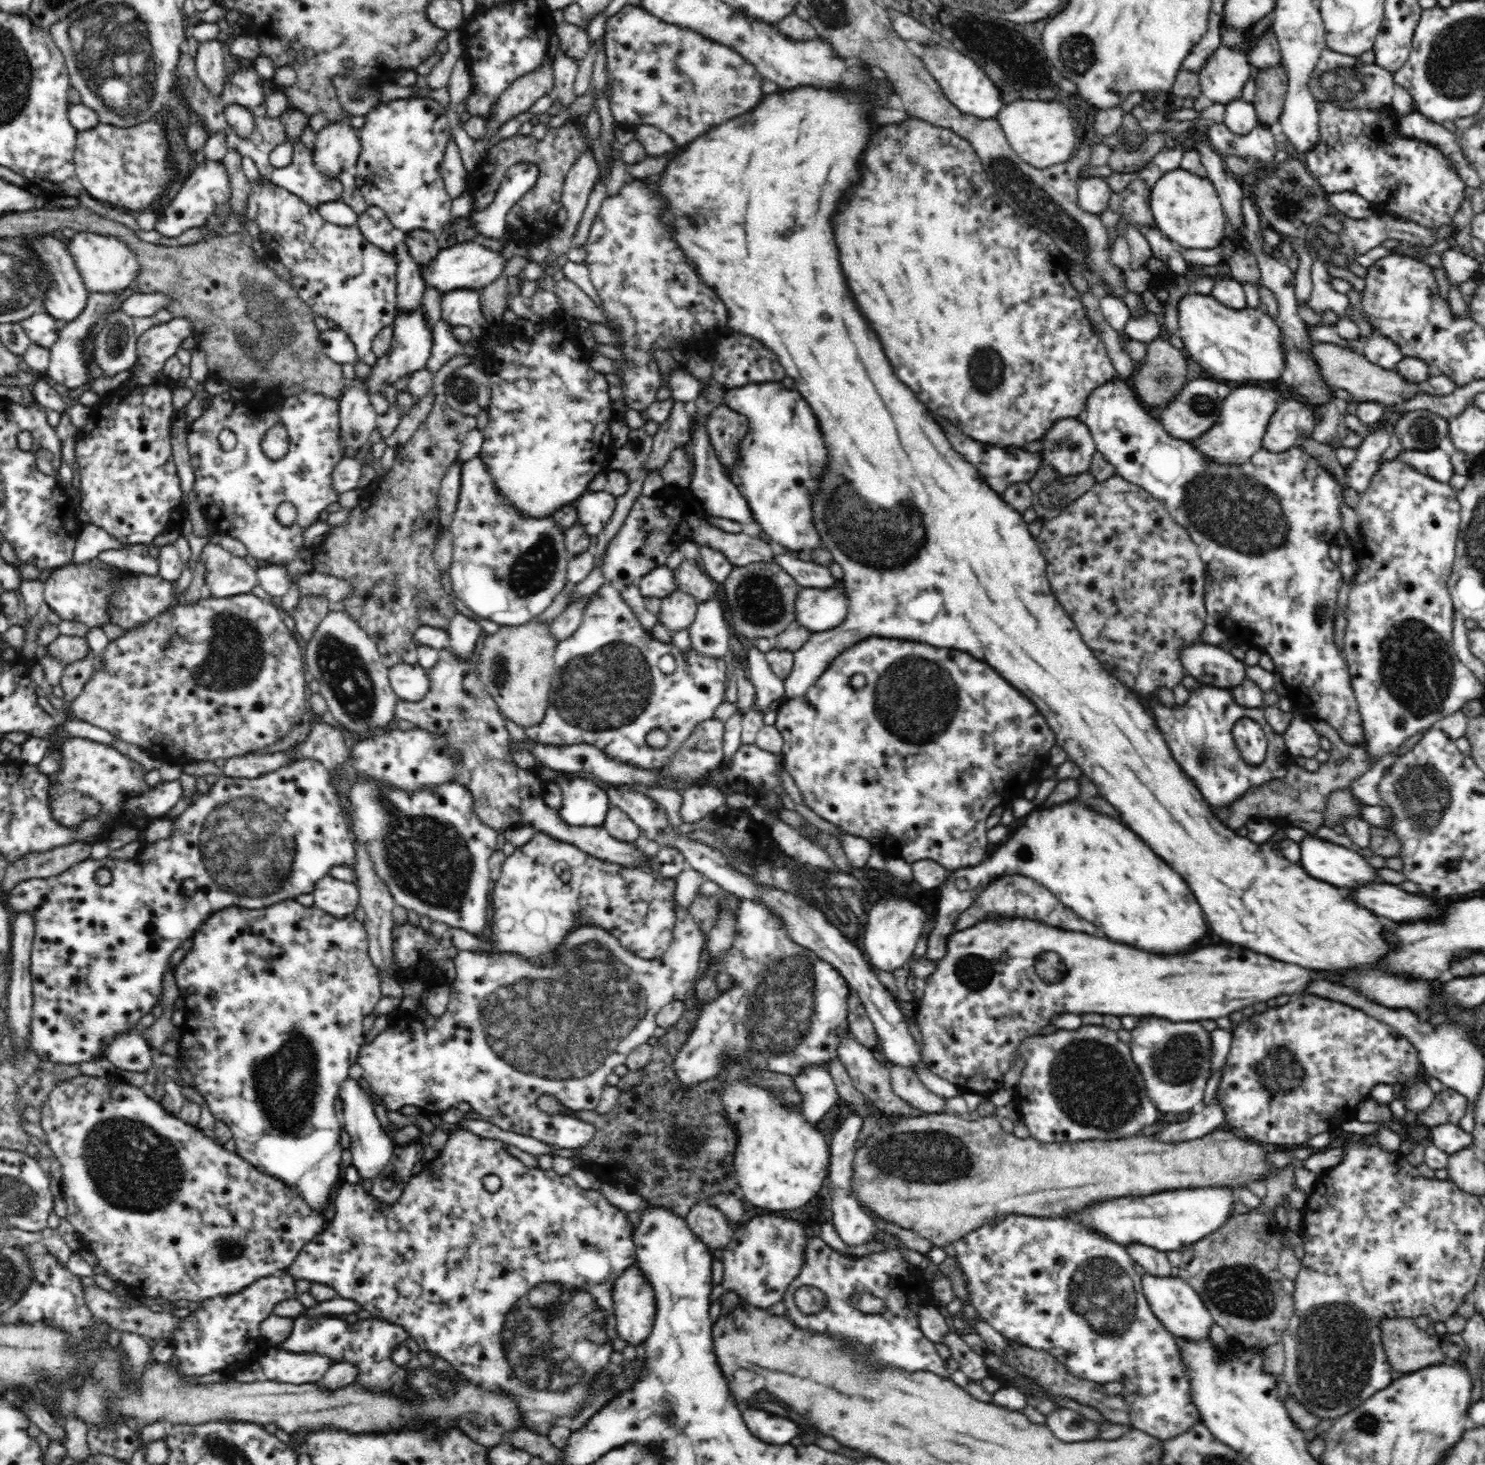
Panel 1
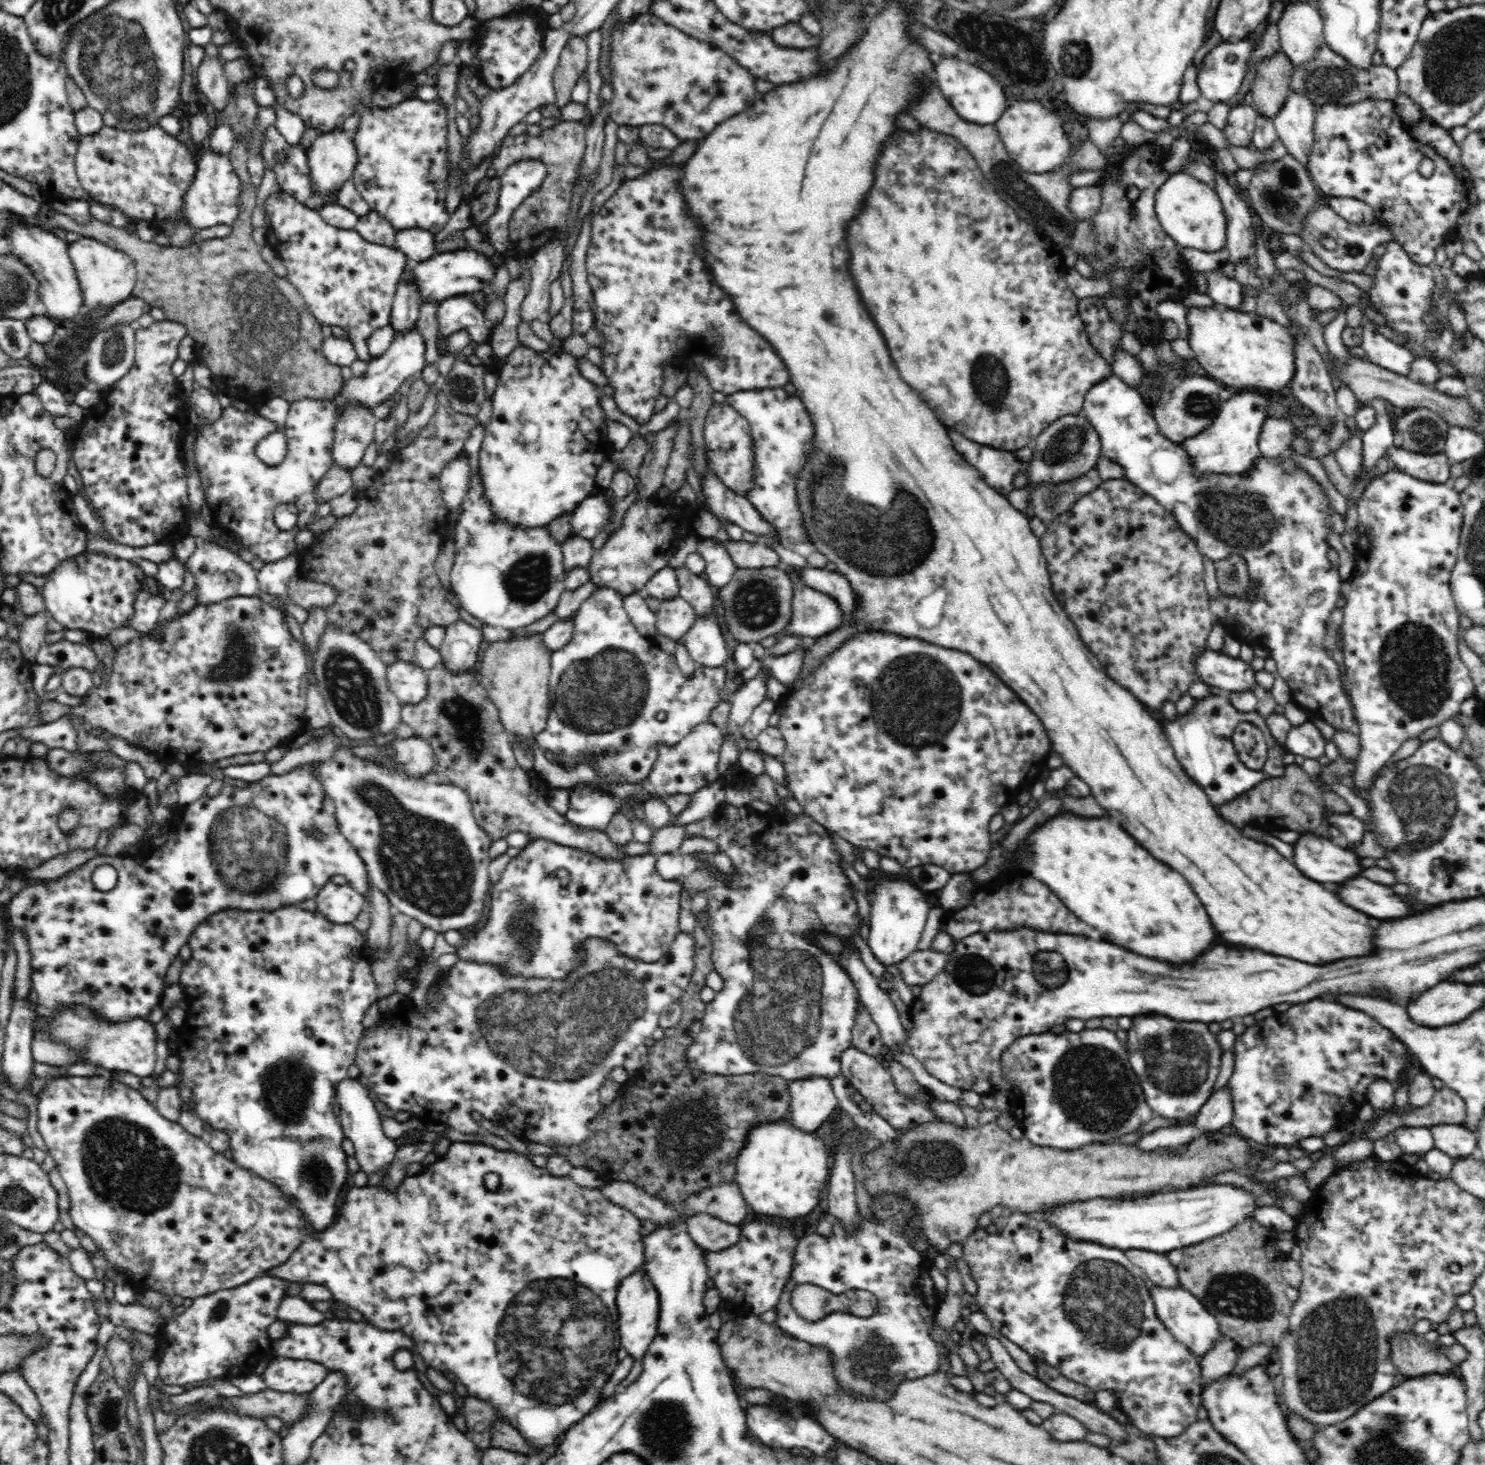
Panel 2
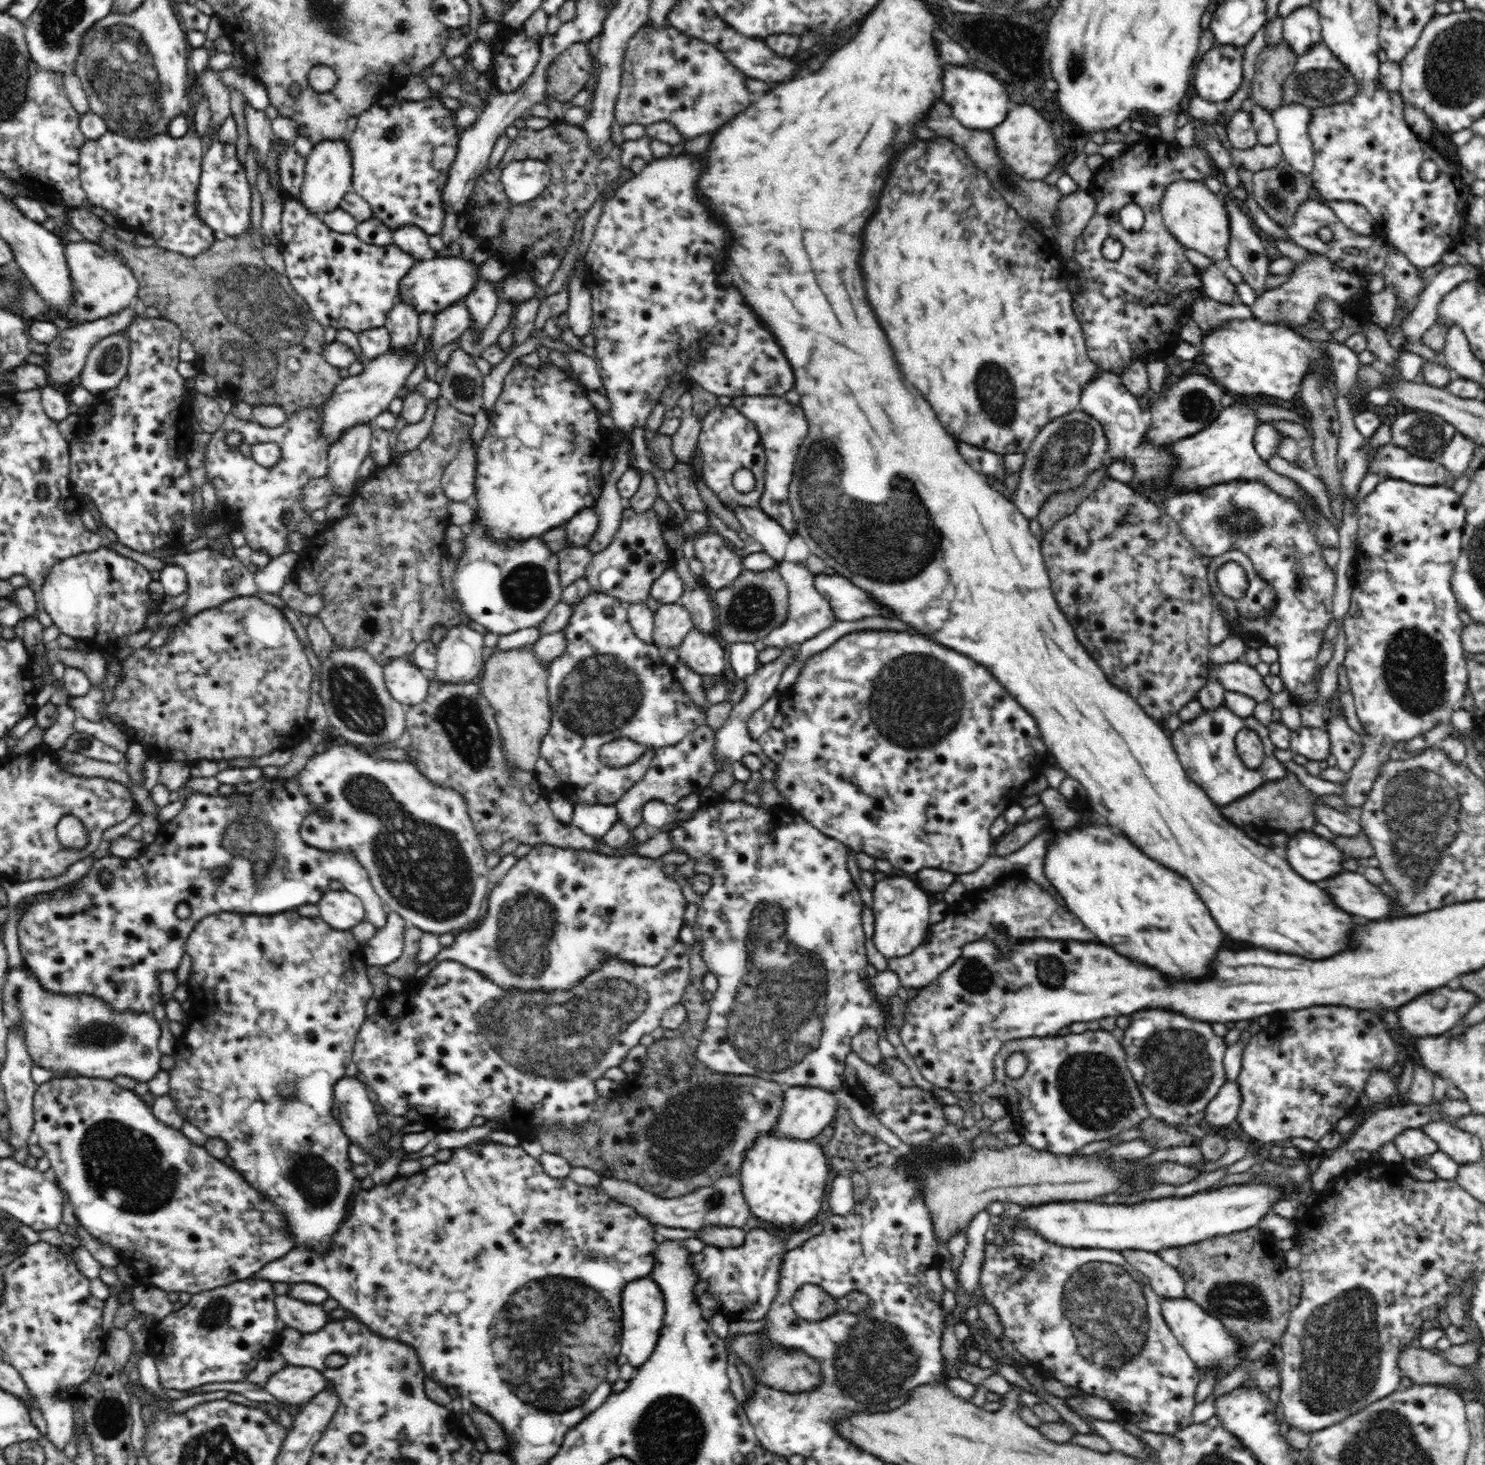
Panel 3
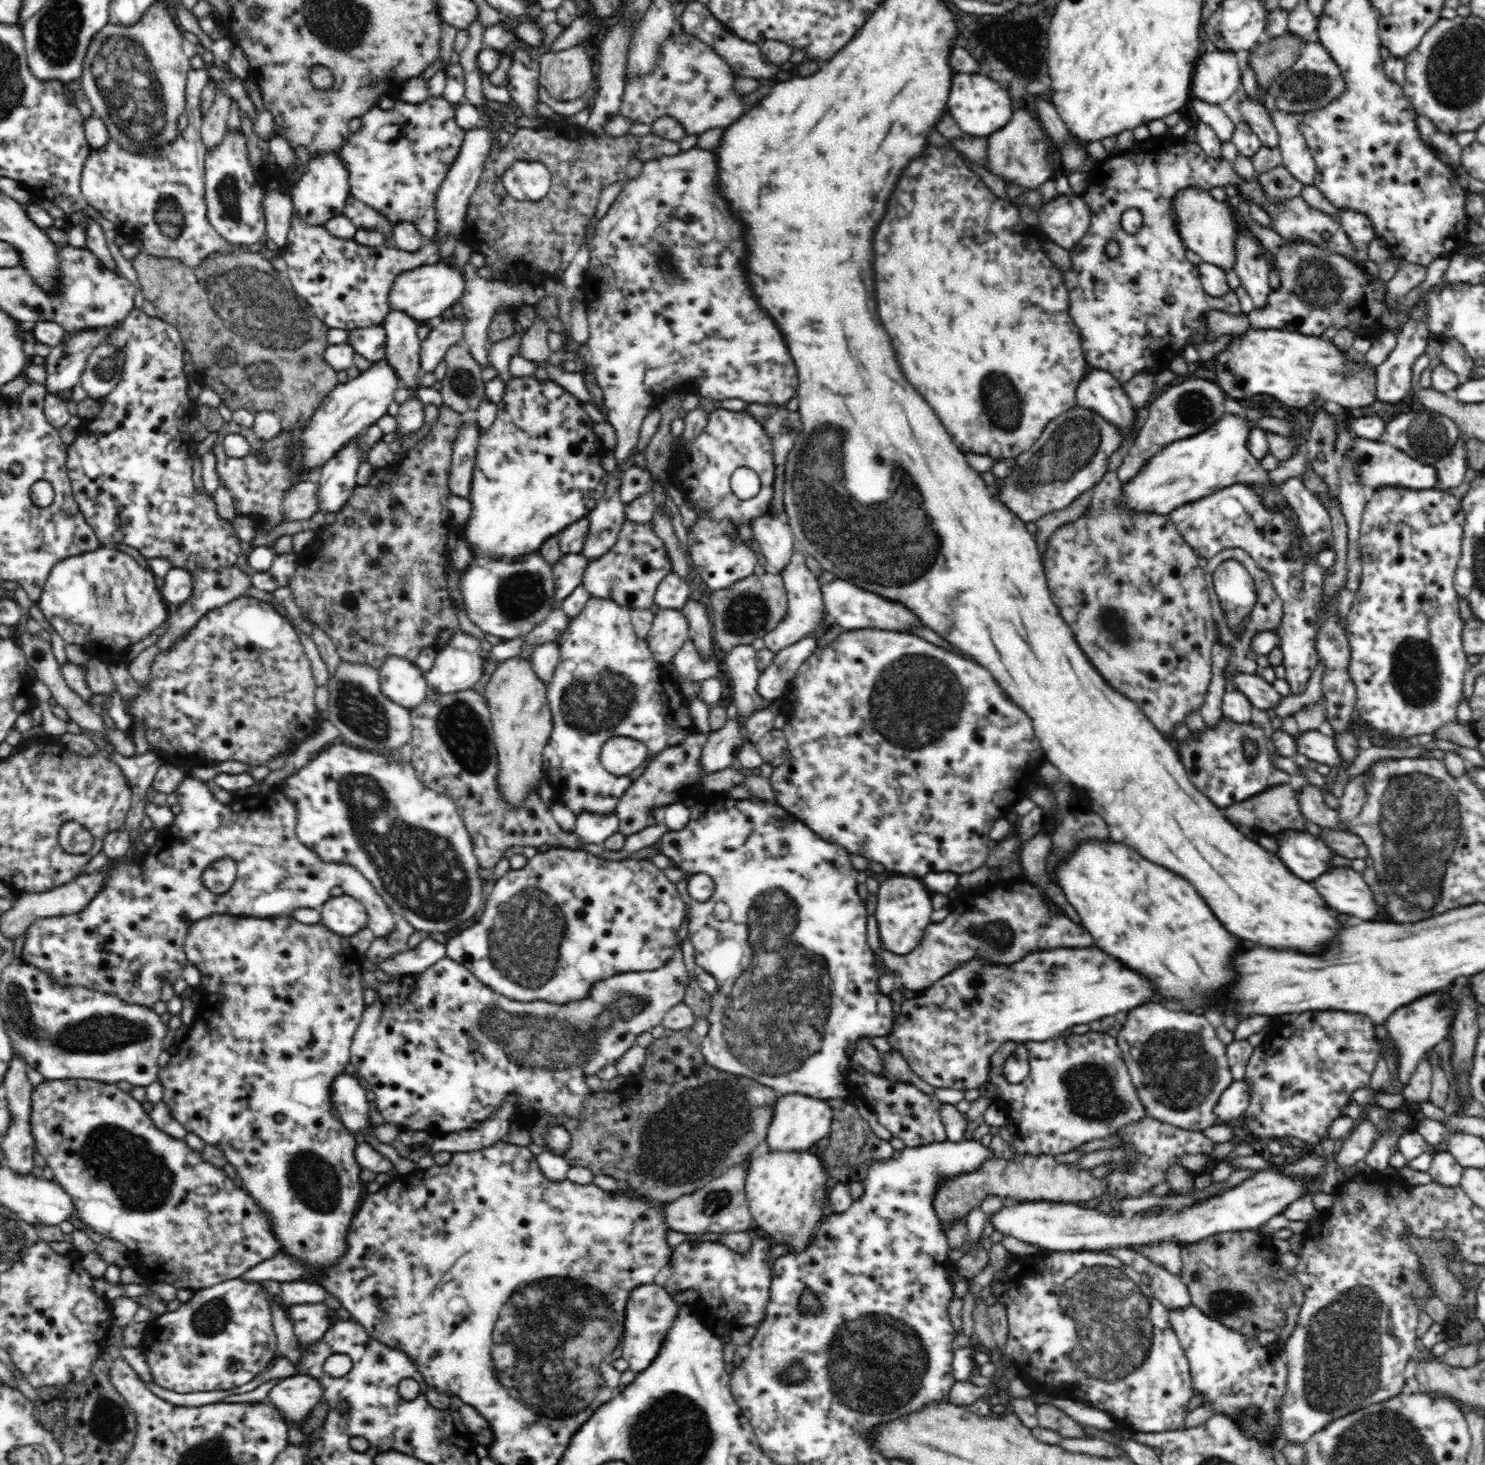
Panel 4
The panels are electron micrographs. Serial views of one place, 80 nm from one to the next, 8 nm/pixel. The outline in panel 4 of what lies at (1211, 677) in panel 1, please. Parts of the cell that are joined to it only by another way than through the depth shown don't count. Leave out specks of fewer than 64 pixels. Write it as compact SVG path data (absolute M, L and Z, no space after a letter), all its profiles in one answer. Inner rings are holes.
M1232 674L1232 687L1244 694L1250 703L1260 710L1276 709L1283 699L1278 690L1274 689L1272 683L1268 683L1257 674Z

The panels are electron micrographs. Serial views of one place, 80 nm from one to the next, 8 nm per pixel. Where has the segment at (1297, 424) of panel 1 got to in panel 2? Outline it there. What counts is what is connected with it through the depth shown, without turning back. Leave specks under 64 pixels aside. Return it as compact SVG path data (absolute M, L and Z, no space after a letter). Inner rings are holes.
M1268 416L1259 435L1258 446L1261 456L1271 459L1287 454L1296 437L1295 434L1296 428L1289 418L1278 419Z

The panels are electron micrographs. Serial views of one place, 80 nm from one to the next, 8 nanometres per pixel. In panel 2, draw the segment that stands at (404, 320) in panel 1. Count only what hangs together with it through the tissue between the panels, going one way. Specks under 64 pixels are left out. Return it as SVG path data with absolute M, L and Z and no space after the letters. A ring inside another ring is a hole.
M416 324L408 332L396 333L388 350L367 362L368 368L362 377L353 377L343 381L343 385L334 399L338 415L350 402L370 409L386 402L392 394L395 395L396 392L399 392L399 388L406 378L417 376L422 372L424 366L426 366L425 350L426 345L419 335Z

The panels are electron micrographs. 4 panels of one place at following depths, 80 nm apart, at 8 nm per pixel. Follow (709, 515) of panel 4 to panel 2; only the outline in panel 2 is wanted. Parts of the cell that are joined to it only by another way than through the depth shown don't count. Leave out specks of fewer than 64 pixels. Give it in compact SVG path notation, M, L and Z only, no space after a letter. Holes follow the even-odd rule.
M727 402L713 403L706 416L703 435L709 470L724 486L731 488L736 494L746 497L754 486L754 467L752 467L754 443L752 443L748 420ZM712 537L699 538L697 552L705 560L703 576L707 581L716 589L726 586L737 568L726 547L720 545L718 539Z

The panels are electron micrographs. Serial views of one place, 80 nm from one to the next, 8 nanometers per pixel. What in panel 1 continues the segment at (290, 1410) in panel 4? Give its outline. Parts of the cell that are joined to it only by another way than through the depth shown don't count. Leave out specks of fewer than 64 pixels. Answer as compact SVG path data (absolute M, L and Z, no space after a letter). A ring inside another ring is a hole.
M274 1346L266 1350L260 1361L266 1380L286 1384L318 1382L333 1363L317 1352L286 1352Z

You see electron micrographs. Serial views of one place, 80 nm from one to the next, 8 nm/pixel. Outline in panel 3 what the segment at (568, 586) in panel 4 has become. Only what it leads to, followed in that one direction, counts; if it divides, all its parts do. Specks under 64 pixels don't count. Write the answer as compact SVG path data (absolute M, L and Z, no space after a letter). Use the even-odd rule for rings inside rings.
M565 546L556 553L559 564L559 583L561 588L570 586L580 576L585 576L585 570L590 564L593 552L585 546Z

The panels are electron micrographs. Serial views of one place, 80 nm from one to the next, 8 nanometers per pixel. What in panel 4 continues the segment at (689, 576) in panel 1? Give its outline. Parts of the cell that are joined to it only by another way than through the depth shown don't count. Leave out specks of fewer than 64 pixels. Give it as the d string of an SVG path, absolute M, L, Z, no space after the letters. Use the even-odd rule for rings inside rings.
M688 600L682 608L689 627L688 639L692 641L698 653L708 661L712 652L712 623L711 616L702 601Z

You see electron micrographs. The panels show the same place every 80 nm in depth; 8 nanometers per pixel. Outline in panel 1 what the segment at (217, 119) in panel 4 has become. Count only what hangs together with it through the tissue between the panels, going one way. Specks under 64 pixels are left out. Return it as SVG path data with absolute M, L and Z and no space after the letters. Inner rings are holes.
M220 41L200 42L195 57L195 69L202 84L214 96L220 96L224 90L224 48Z

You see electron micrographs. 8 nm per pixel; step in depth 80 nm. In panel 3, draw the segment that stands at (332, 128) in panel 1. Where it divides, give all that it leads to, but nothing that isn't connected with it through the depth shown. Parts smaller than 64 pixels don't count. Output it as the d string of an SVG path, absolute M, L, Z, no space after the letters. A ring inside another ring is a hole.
M322 140L314 146L306 158L304 182L300 190L300 204L312 215L320 216L330 213L340 207L340 200L351 191L353 176L352 154L345 140Z

